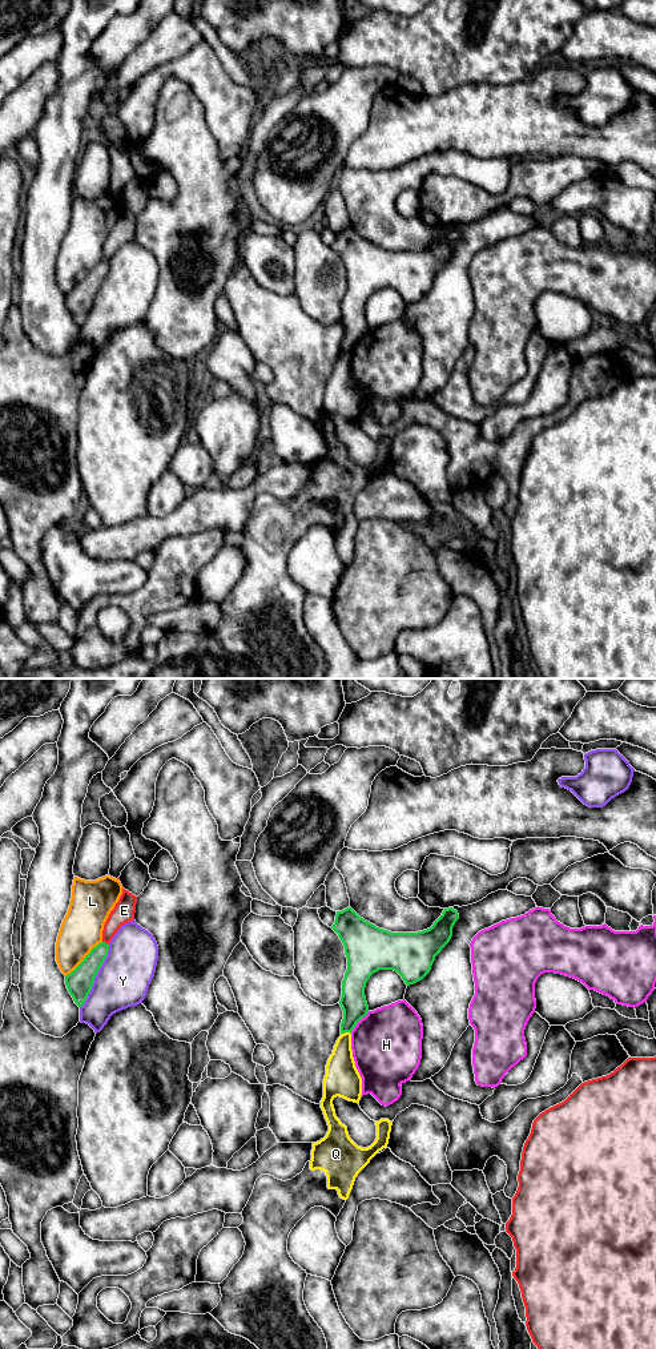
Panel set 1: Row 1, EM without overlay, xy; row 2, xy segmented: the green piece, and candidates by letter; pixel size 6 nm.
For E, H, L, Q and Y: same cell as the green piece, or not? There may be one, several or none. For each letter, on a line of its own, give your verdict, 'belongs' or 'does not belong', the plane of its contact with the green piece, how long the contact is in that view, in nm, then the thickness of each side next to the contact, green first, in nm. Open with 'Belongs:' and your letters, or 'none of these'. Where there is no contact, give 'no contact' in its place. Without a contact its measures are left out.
Belongs: none of these
E: does not belong; meets green in xy; contact 50 nm long; 140 nm thick on the green side, 130 nm on the other
H: does not belong; meets green in xy; contact 180 nm long; 160 nm thick on the green side, 420 nm on the other
L: does not belong; meets green in xy; contact 320 nm long; 160 nm thick on the green side, 260 nm on the other
Q: does not belong; meets green in xy; contact 60 nm long; 160 nm thick on the green side, 190 nm on the other
Y: does not belong; meets green in xy; contact 420 nm long; 160 nm thick on the green side, 320 nm on the other

